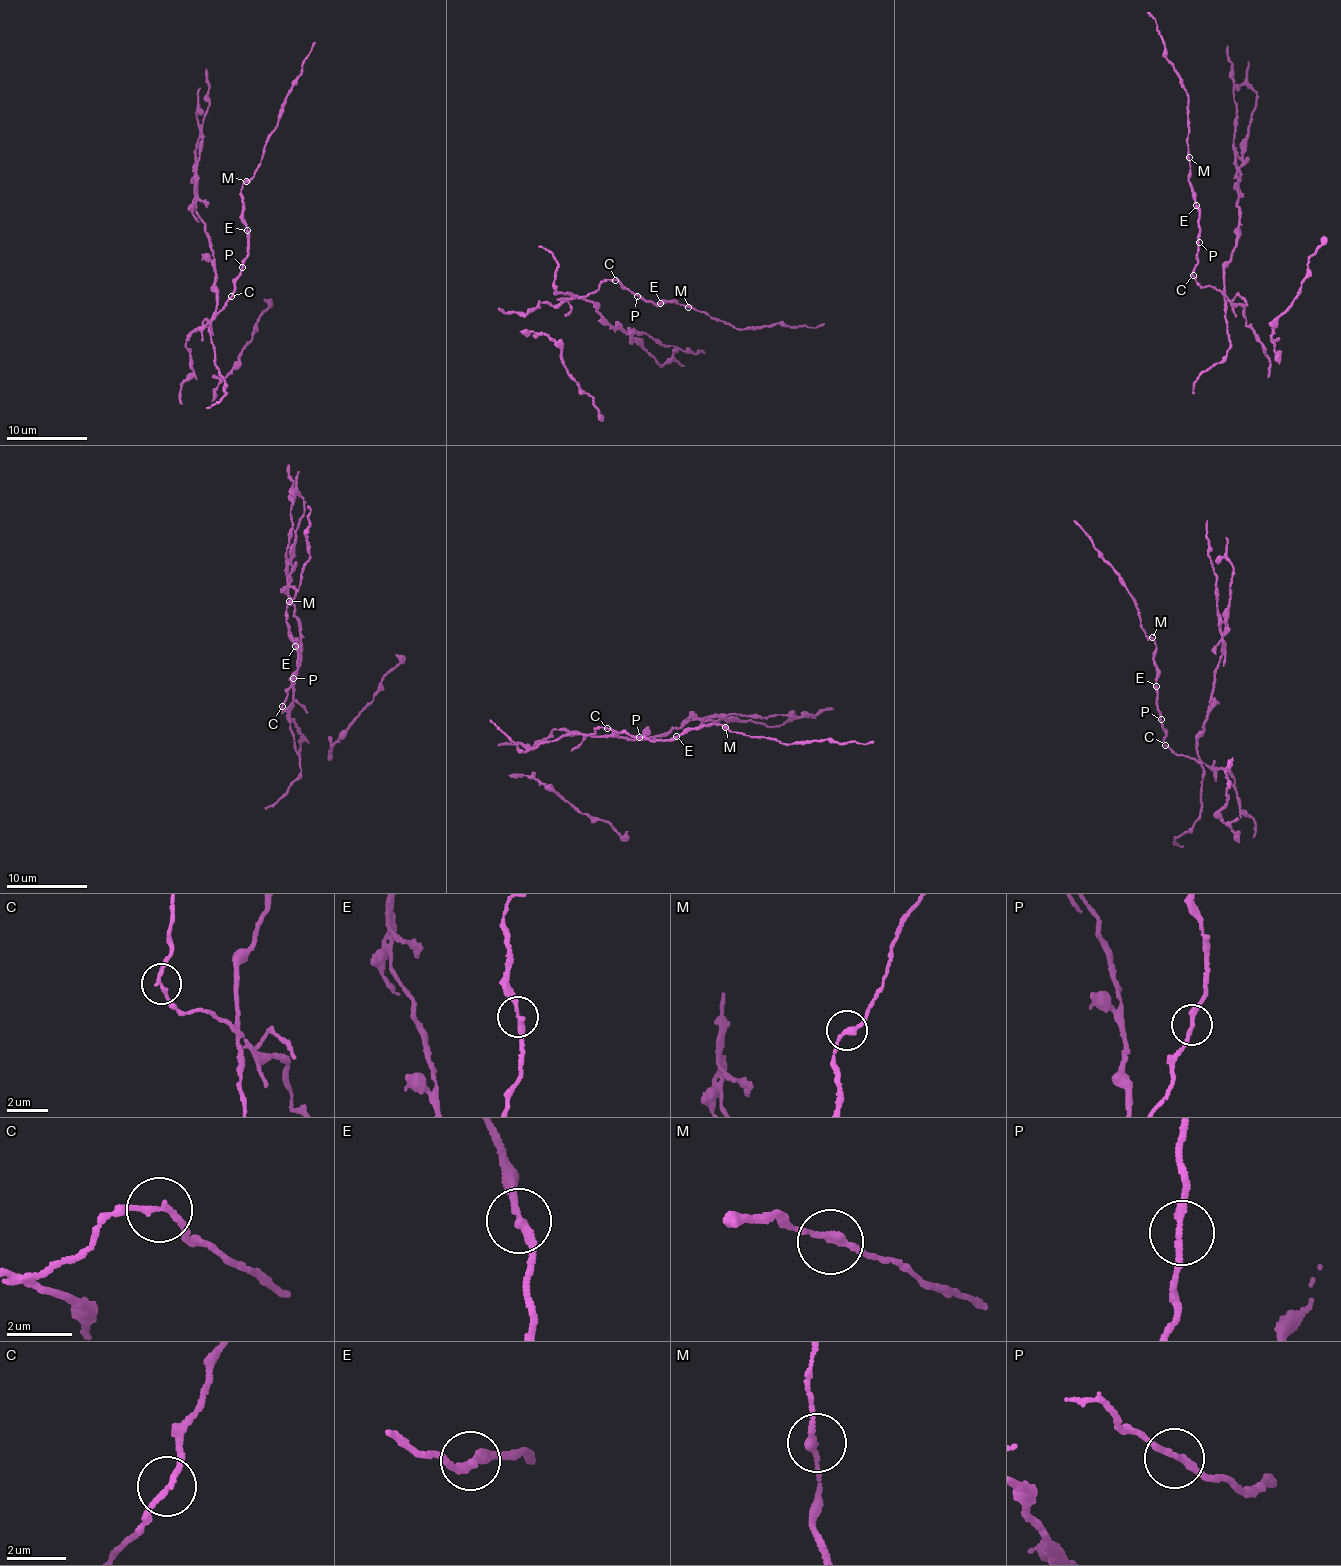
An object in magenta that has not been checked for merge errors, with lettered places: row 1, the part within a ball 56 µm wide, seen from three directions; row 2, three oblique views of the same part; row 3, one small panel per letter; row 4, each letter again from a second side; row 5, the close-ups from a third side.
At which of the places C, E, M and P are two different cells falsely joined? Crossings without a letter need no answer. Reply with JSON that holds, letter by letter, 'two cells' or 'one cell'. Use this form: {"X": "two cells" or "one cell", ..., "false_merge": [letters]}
{"C": "two cells", "E": "one cell", "M": "one cell", "P": "one cell", "false_merge": ["C"]}

